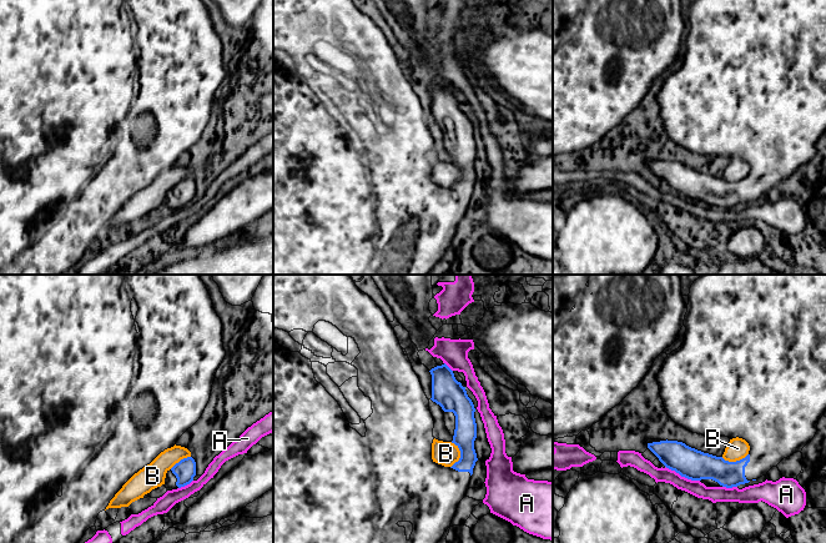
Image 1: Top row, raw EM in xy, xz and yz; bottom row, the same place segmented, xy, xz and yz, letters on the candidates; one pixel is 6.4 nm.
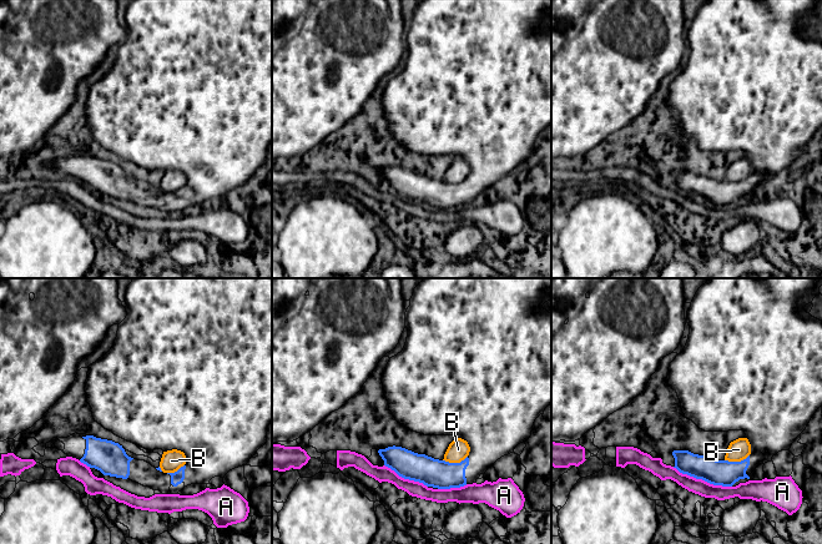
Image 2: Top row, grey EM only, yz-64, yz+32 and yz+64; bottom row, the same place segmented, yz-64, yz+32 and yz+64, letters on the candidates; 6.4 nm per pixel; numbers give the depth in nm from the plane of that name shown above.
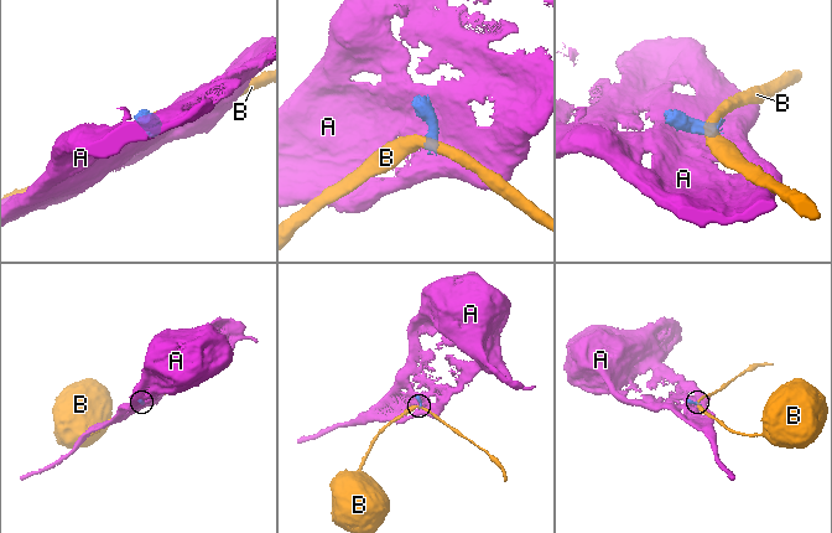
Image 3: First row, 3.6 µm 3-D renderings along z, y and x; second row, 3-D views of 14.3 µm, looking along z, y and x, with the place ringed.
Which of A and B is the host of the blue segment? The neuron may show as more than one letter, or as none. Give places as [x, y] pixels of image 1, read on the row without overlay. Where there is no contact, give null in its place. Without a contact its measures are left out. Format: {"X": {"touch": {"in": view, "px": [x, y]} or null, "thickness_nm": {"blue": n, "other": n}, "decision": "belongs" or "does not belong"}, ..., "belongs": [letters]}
{"A": {"touch": {"in": "yz", "px": [683, 196]}, "thickness_nm": {"blue": 200, "other": 100}, "decision": "does not belong"}, "B": {"touch": {"in": "xz", "px": [461, 175]}, "thickness_nm": {"blue": 140, "other": 160}, "decision": "does not belong"}, "belongs": []}

